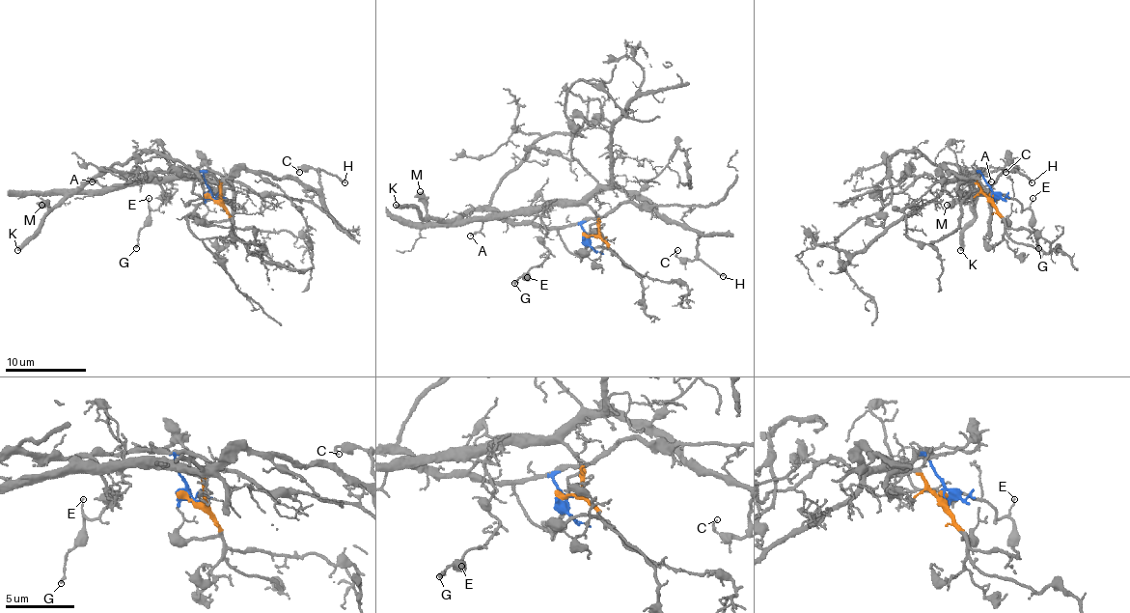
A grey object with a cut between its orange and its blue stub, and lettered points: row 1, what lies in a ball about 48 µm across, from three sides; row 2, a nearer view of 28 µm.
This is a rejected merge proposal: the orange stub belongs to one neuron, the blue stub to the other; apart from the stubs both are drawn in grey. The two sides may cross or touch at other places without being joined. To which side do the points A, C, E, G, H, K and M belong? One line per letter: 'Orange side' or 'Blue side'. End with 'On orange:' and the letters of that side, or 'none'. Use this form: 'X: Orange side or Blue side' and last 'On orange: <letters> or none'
A: Orange side
C: Orange side
E: Blue side
G: Blue side
H: Orange side
K: Blue side
M: Blue side
On orange: A, C, H

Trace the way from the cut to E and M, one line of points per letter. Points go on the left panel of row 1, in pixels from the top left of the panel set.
E: (210, 195), (201, 171), (164, 171), (155, 173), (159, 187), (170, 197), (151, 209), (148, 206), (150, 197)
M: (210, 195), (210, 187), (201, 171), (104, 171), (86, 179), (52, 208), (47, 204), (41, 206)

